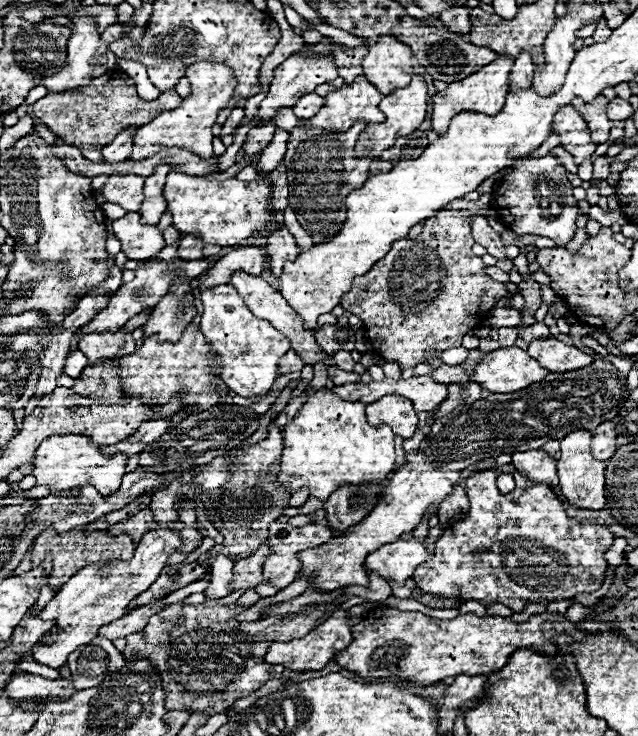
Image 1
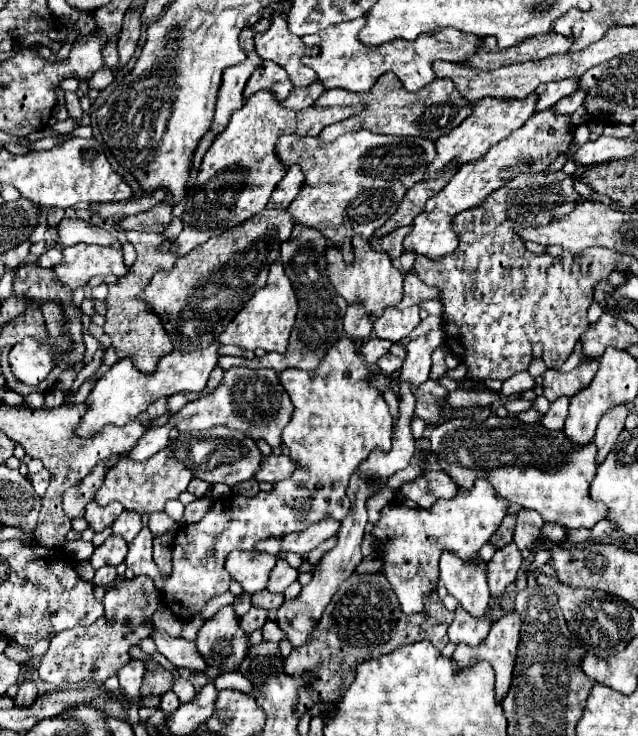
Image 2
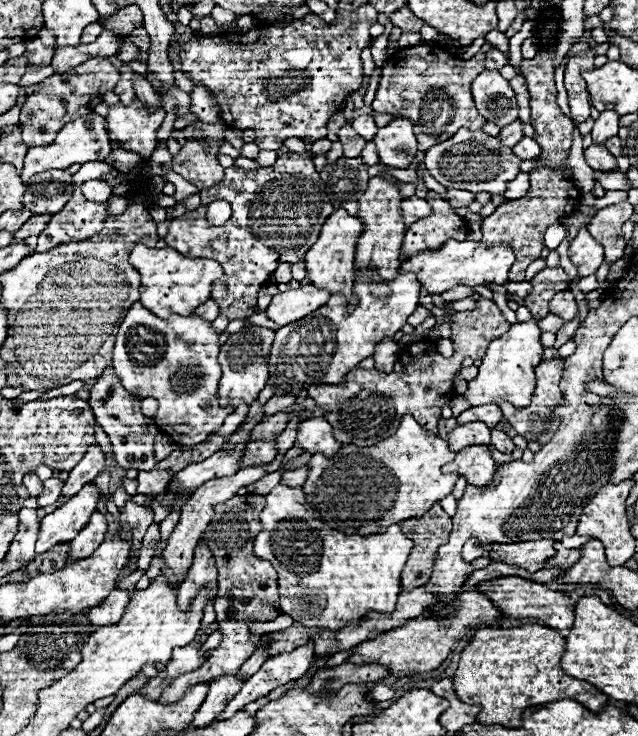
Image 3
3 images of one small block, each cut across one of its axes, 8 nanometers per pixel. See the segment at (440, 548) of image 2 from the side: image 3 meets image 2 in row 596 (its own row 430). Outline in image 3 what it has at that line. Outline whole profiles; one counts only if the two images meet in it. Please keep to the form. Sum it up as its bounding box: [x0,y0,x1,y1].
[302,416,458,536]

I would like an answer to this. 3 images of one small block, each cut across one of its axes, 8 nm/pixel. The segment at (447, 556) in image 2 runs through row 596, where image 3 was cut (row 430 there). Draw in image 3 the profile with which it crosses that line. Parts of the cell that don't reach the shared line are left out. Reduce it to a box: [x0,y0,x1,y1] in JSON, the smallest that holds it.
[450,422,490,452]

